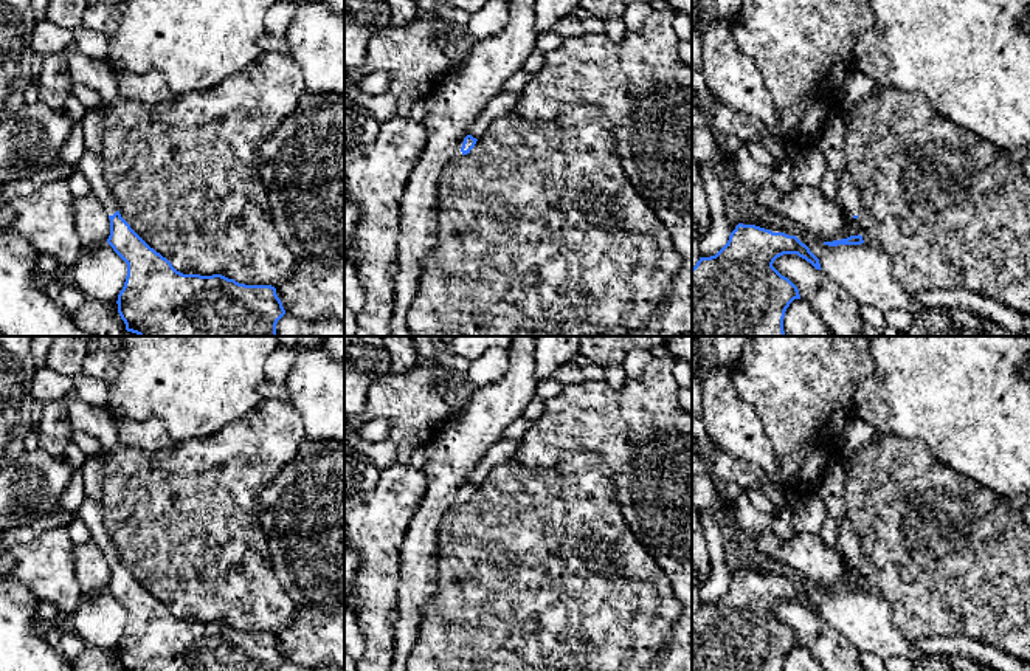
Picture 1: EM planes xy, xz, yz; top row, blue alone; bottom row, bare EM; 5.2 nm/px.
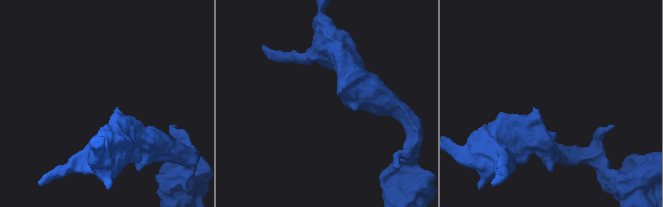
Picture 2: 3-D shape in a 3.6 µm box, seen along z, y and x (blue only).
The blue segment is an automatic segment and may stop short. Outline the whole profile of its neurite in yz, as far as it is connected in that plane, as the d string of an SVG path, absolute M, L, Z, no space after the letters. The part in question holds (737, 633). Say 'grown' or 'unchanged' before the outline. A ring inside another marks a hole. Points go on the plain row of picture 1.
unchanged; M738 570L715 603L700 604L692 615L692 671L783 671L790 651L800 646L797 634L772 614L783 601L797 601L822 617L796 583Z

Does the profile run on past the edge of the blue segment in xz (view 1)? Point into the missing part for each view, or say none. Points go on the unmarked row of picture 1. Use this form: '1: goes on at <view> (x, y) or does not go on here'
1: goes on at xz (458, 501)

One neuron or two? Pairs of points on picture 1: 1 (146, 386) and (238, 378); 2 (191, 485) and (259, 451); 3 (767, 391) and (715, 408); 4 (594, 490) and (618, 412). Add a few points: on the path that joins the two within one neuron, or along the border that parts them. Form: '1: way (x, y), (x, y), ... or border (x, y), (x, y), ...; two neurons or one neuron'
1: way (169, 380), (214, 378); one neuron
2: way (208, 485), (213, 485), (242, 459); one neuron
3: border (732, 364), (736, 394), (763, 426); two neurons
4: border (568, 456), (596, 451), (613, 473), (616, 493); two neurons

